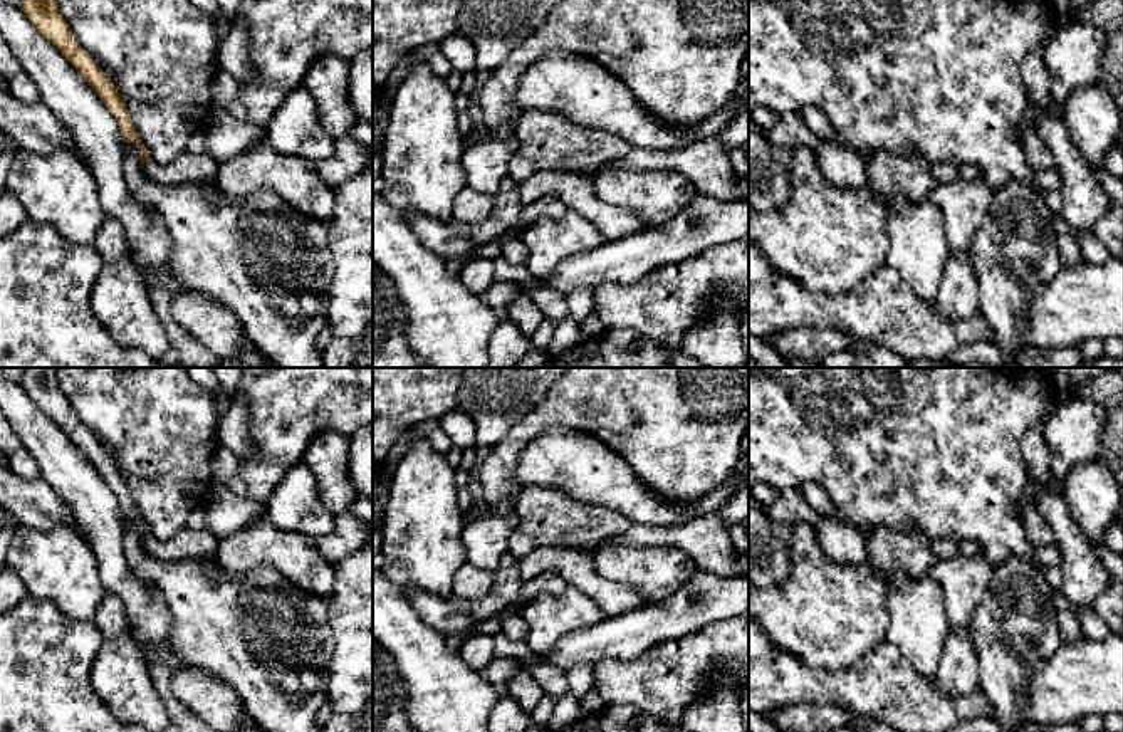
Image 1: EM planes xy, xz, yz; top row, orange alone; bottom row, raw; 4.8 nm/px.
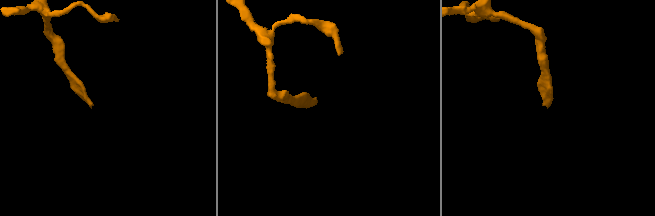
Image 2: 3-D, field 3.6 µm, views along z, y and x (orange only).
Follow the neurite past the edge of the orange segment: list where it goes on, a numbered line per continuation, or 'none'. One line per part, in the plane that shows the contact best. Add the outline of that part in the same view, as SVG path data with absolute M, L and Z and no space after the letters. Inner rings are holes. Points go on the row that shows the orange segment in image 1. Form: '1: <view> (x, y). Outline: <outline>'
1: xy (185, 168). Outline: M183 151L168 165L156 163L151 156L141 161L141 171L161 186L178 186L183 183L213 183L218 176L220 163L208 153Z

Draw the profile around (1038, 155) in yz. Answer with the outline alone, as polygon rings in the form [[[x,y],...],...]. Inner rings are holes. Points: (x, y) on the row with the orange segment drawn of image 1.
[[[1027,134],[1024,138],[1026,161],[1032,170],[1049,170],[1054,166],[1052,153],[1047,143],[1037,134]]]

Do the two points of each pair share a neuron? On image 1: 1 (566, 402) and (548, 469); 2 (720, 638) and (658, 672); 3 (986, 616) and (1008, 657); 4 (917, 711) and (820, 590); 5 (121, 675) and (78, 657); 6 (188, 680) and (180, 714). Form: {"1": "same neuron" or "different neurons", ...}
{"1": "different neurons", "2": "same neuron", "3": "same neuron", "4": "different neurons", "5": "different neurons", "6": "different neurons"}

